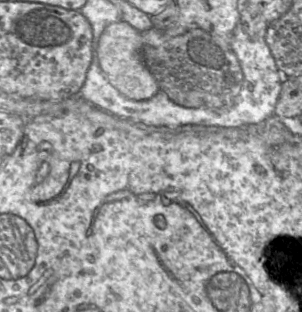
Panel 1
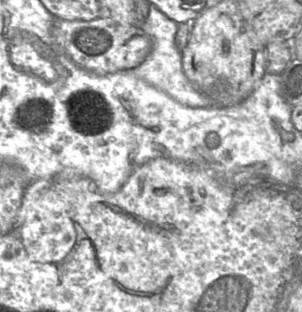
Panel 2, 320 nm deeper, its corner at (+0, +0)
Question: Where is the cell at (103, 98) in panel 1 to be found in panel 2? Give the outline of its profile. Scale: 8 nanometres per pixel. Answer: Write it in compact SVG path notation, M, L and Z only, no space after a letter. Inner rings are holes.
M151 4L147 19L142 24L137 25L151 38L152 50L143 62L133 69L135 75L183 105L201 108L211 107L213 105L211 98L198 90L183 71L182 51L175 43L178 23Z

